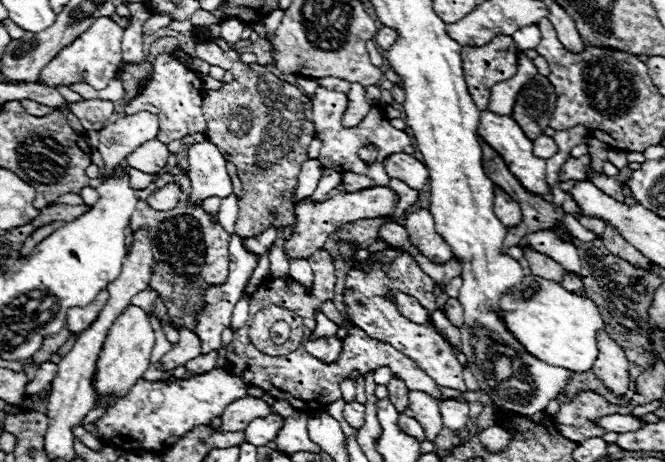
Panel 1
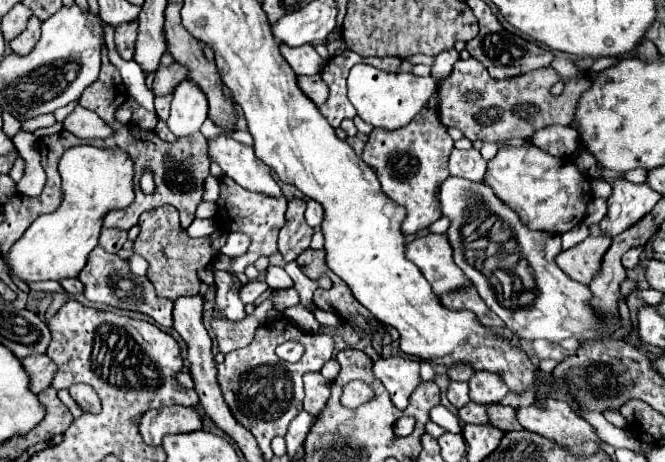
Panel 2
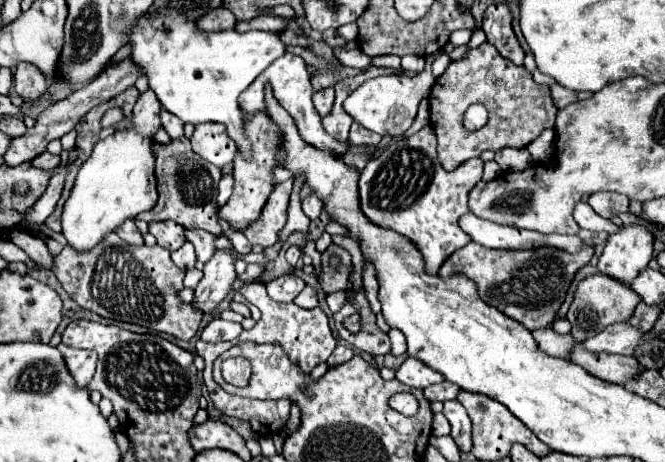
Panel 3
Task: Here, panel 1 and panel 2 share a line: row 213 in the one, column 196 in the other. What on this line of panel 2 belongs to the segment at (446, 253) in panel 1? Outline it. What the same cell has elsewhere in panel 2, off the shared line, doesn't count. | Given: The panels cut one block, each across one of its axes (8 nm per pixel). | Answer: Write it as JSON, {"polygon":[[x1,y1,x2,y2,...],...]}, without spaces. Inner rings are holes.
{"polygon":[[166,406,146,412,140,420,140,434,146,444,160,446,164,434,194,432,202,428,200,416,194,408,186,406]]}

